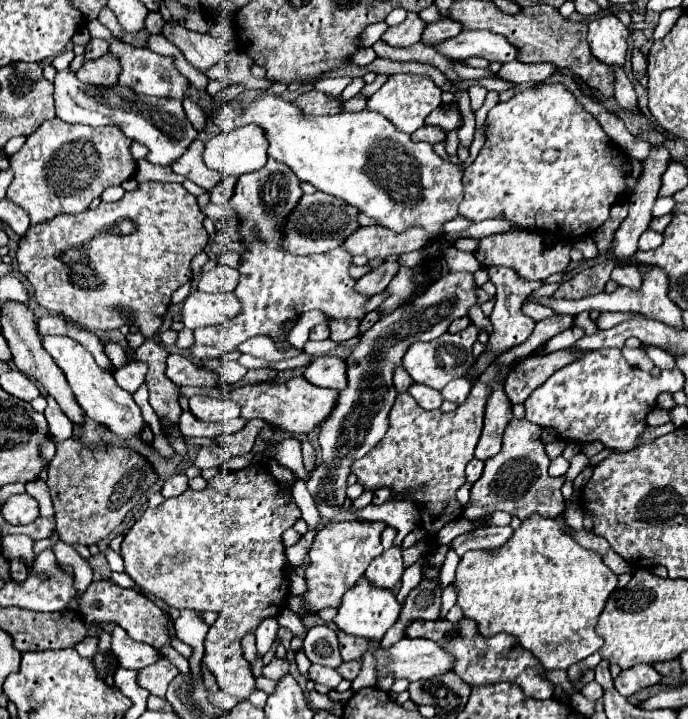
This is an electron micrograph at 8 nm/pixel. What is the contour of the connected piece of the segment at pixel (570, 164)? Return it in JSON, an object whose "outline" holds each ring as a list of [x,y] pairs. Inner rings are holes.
{"outline":[[[548,84],[548,86],[540,86],[540,88],[528,88],[524,92],[518,92],[514,98],[510,98],[508,102],[500,102],[496,104],[490,112],[488,112],[488,124],[490,130],[486,134],[486,144],[480,150],[478,158],[464,170],[464,200],[460,204],[460,216],[472,220],[472,222],[480,222],[486,218],[504,218],[510,220],[514,226],[522,228],[522,230],[538,230],[538,232],[558,232],[558,236],[566,234],[572,236],[576,234],[580,228],[598,228],[606,222],[608,214],[610,214],[610,206],[624,194],[626,184],[624,184],[624,172],[622,166],[626,162],[626,154],[616,148],[616,144],[606,136],[606,132],[602,130],[602,126],[598,124],[598,120],[594,120],[594,116],[590,116],[590,112],[586,112],[582,108],[582,104],[578,104],[576,96],[564,86],[564,84]]]}

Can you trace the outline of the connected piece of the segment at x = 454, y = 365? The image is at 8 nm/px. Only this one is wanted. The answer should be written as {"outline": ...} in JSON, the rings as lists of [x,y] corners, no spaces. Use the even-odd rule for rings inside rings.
{"outline":[[[470,324],[464,332],[458,332],[458,334],[446,332],[436,340],[416,342],[406,350],[406,354],[402,358],[402,366],[408,370],[408,374],[412,376],[414,382],[426,384],[434,390],[442,390],[450,380],[462,378],[472,368],[472,364],[474,364],[472,344],[476,342],[476,336],[478,336],[478,328],[474,324]]]}

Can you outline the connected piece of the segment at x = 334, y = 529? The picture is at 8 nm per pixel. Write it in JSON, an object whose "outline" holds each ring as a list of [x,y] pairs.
{"outline":[[[326,522],[322,530],[316,534],[310,552],[308,552],[308,566],[304,572],[306,592],[300,596],[306,614],[318,614],[324,608],[340,608],[342,596],[348,588],[356,584],[356,580],[366,572],[368,564],[374,556],[382,554],[382,530],[386,528],[384,522]]]}

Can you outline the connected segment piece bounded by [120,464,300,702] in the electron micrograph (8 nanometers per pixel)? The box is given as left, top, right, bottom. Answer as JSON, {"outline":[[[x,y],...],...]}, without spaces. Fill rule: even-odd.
{"outline":[[[250,464],[242,470],[236,470],[236,472],[228,472],[228,470],[222,470],[216,478],[212,478],[208,482],[208,488],[202,490],[202,492],[196,492],[196,490],[186,490],[184,494],[176,496],[176,498],[168,498],[162,506],[158,508],[148,508],[140,520],[134,522],[134,526],[128,530],[122,546],[120,546],[120,552],[122,552],[122,558],[124,558],[124,572],[136,582],[136,586],[146,592],[146,594],[154,594],[158,598],[162,598],[168,606],[176,606],[176,608],[194,608],[194,610],[216,610],[220,612],[220,618],[214,626],[210,626],[210,632],[206,636],[206,654],[202,658],[202,663],[207,665],[209,670],[214,674],[219,688],[228,694],[232,694],[234,698],[238,698],[240,702],[246,702],[248,696],[256,690],[254,686],[254,676],[252,672],[248,670],[248,662],[244,660],[242,656],[242,648],[240,648],[240,640],[246,632],[250,630],[256,630],[258,624],[266,618],[266,616],[278,616],[284,608],[286,608],[286,600],[288,600],[288,578],[284,574],[284,568],[286,568],[286,558],[284,558],[284,544],[282,544],[282,532],[286,528],[290,528],[296,520],[300,518],[300,510],[296,508],[294,500],[286,498],[284,494],[280,494],[278,490],[278,484],[274,480],[274,476],[268,472],[266,464]],[[176,556],[186,556],[186,562],[184,564],[176,564]]]}

